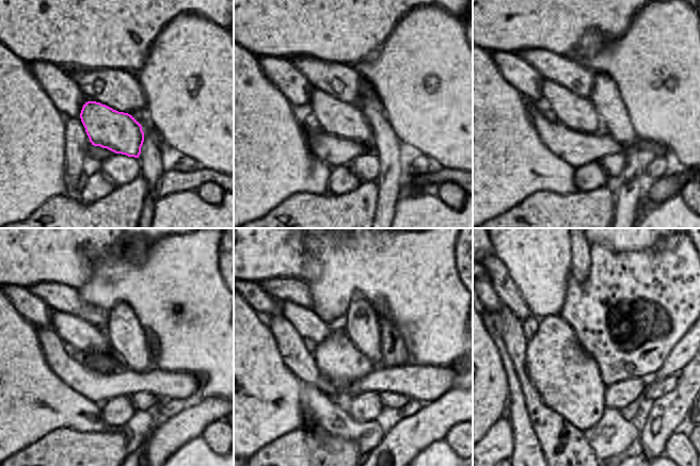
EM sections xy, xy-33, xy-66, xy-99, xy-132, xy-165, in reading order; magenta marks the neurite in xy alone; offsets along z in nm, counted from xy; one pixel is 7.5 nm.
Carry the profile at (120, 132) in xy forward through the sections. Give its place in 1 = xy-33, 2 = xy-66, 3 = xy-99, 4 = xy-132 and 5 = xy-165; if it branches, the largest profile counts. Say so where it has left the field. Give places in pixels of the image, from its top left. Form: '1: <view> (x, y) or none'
1: xy-33 (338, 118)
2: xy-66 (579, 114)
3: xy-99 (85, 337)
4: xy-132 (337, 360)
5: xy-165 (568, 379)

